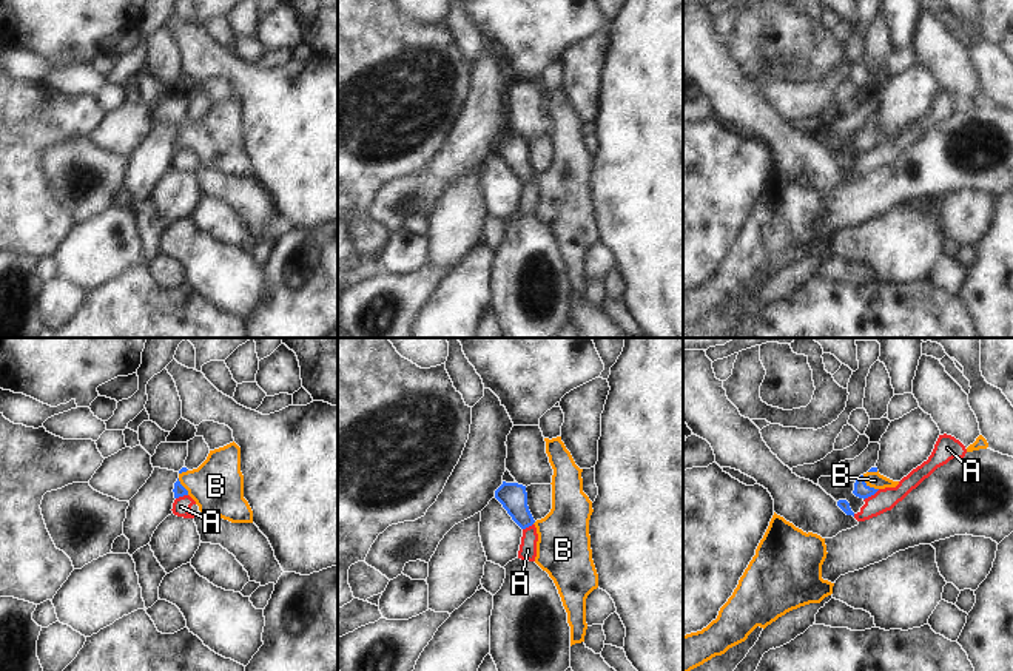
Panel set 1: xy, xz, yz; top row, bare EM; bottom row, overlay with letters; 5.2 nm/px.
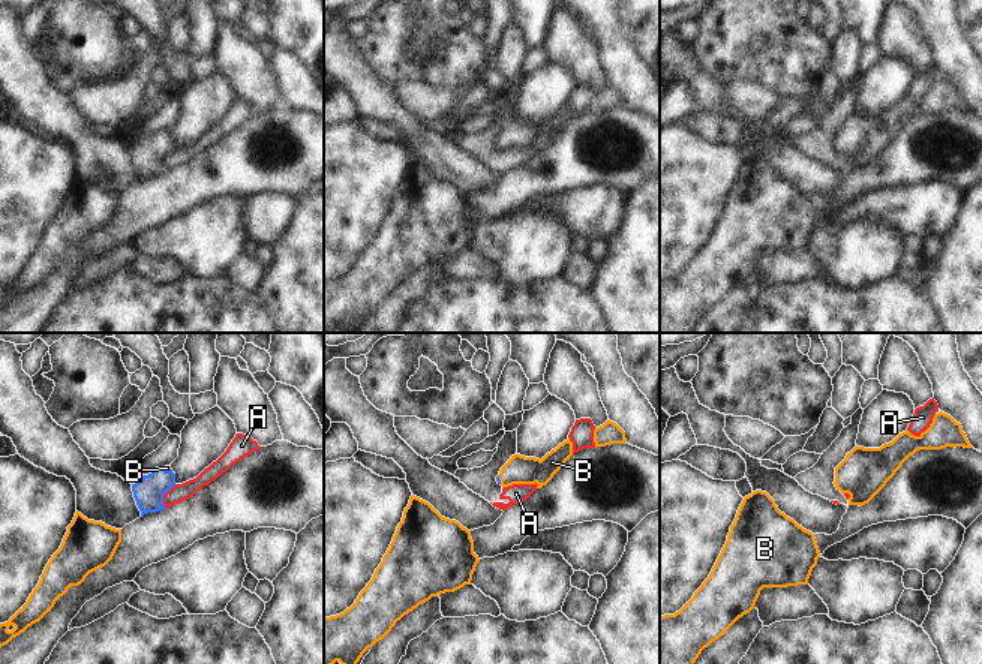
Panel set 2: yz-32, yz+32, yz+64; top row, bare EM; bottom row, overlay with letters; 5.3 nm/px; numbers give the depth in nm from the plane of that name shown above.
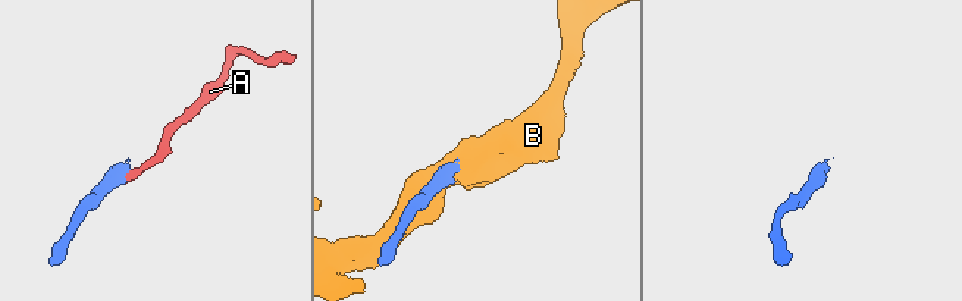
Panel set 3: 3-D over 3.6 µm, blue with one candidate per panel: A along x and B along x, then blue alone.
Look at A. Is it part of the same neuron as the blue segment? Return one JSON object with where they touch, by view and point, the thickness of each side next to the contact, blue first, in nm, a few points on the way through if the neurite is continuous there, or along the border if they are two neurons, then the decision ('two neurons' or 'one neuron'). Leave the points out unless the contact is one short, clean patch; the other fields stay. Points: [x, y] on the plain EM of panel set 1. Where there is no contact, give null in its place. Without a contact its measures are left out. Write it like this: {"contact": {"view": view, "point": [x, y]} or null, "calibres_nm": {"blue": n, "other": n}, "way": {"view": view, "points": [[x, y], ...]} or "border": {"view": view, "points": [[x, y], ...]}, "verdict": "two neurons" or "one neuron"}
{"contact": {"view": "yz", "point": [871, 148]}, "calibres_nm": {"blue": 80, "other": 120}, "border": {"view": "yz", "points": [[879, 144], [864, 155]]}, "verdict": "two neurons"}

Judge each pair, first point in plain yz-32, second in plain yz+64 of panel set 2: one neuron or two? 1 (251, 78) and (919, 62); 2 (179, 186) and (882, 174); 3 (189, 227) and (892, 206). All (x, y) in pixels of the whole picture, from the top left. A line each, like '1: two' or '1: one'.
1: one
2: one
3: two

